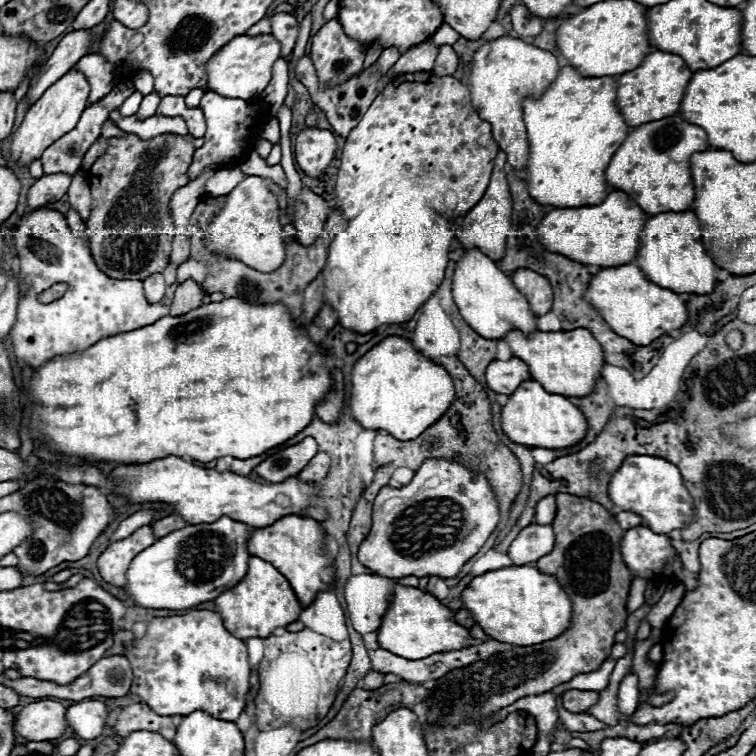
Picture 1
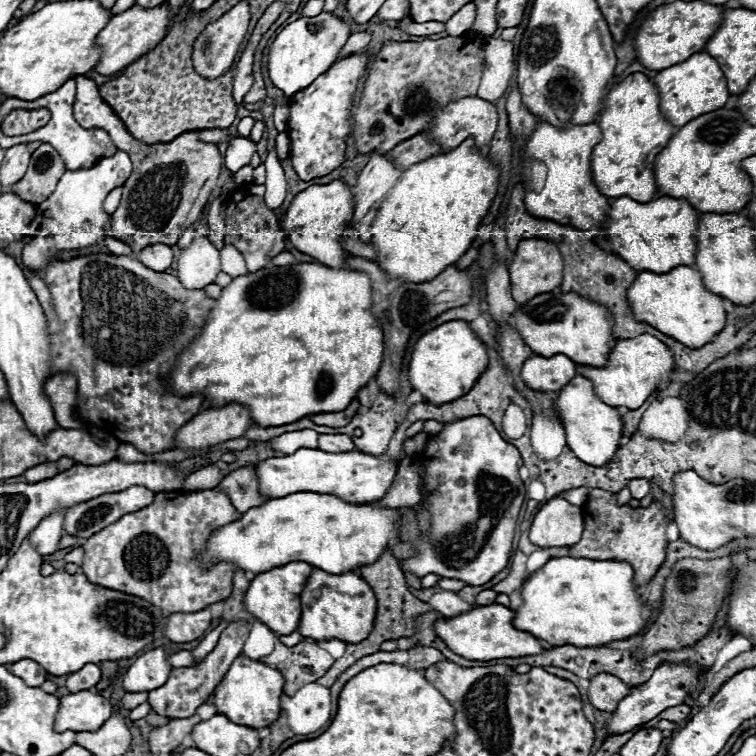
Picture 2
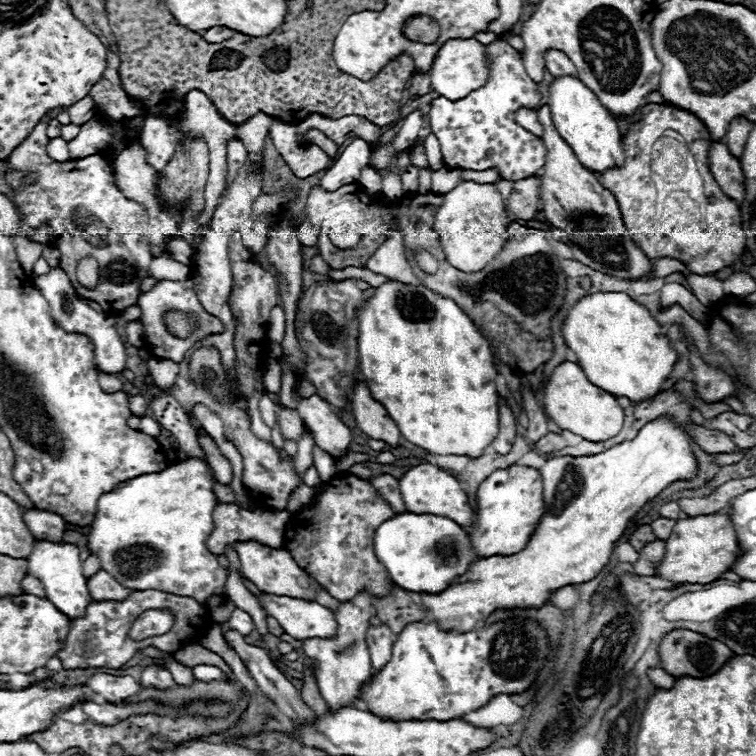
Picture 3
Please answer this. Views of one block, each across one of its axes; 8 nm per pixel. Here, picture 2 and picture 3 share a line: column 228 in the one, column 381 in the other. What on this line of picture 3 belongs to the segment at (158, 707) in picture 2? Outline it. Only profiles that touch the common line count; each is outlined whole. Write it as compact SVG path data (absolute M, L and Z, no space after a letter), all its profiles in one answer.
M386 624L382 626L370 626L366 632L366 644L372 658L372 668L380 670L390 660L390 650L394 644L392 632Z

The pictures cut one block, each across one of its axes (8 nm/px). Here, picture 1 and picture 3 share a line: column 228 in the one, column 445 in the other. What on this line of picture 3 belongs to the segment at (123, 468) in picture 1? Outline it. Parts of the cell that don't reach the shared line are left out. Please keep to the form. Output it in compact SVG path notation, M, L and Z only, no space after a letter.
M418 464L412 466L400 480L398 480L398 488L404 500L404 506L408 512L416 512L416 514L436 514L436 516L444 516L450 518L454 522L458 522L460 526L470 526L472 524L472 508L468 506L468 498L466 492L462 490L460 482L444 472L438 466L432 464Z

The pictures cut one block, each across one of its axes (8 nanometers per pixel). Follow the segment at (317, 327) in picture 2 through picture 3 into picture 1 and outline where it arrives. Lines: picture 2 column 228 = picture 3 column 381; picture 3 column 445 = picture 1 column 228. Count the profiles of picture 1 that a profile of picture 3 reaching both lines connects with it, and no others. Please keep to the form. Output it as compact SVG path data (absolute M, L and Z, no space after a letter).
M226 298L222 302L210 302L210 304L202 304L200 308L196 310L190 310L188 314L184 316L164 316L160 320L156 320L154 324L150 326L142 326L138 330L130 330L130 332L122 332L122 334L116 334L116 336L110 336L110 338L104 338L100 342L96 342L94 346L86 348L84 352L80 354L70 354L70 356L58 356L58 358L52 358L48 360L44 366L40 366L34 374L32 374L32 380L30 380L30 394L24 394L24 404L22 408L26 406L28 398L32 400L32 420L28 424L28 432L32 438L40 438L44 444L48 444L50 448L54 448L56 452L64 452L68 456L74 456L78 462L116 462L116 464L136 464L136 462L150 462L154 458L164 458L164 456L182 456L182 458L192 458L192 460L198 460L198 462L210 462L210 460L218 460L222 456L232 456L232 458L252 458L252 456L258 456L258 454L264 454L266 450L270 448L276 448L280 444L284 444L286 440L294 438L298 432L302 432L314 418L316 414L316 406L326 398L326 394L330 392L330 386L332 386L332 378L330 378L330 370L326 368L326 350L320 346L320 344L314 344L308 336L308 332L296 324L296 320L290 318L290 312L284 304L280 302L274 302L274 304L250 304L250 302L244 302L240 298Z

